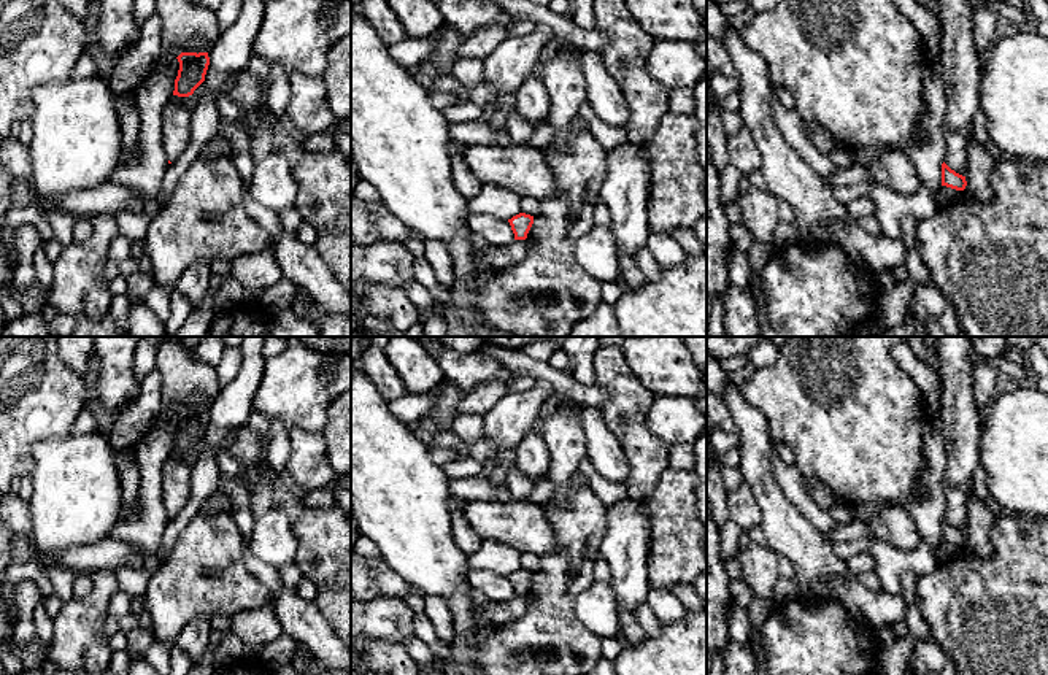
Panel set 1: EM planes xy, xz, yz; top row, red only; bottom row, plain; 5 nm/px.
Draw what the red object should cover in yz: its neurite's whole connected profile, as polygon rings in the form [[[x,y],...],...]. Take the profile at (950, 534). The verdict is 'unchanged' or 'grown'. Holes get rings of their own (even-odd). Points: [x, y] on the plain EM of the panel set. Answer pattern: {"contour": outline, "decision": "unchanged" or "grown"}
{"contour": [[[945,518],[942,519],[942,542],[964,546],[967,542],[965,532],[951,526]]], "decision": "unchanged"}

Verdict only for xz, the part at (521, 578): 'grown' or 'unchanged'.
unchanged

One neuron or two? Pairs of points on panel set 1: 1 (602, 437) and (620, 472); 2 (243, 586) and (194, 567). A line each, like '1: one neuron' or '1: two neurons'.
1: one neuron
2: one neuron

